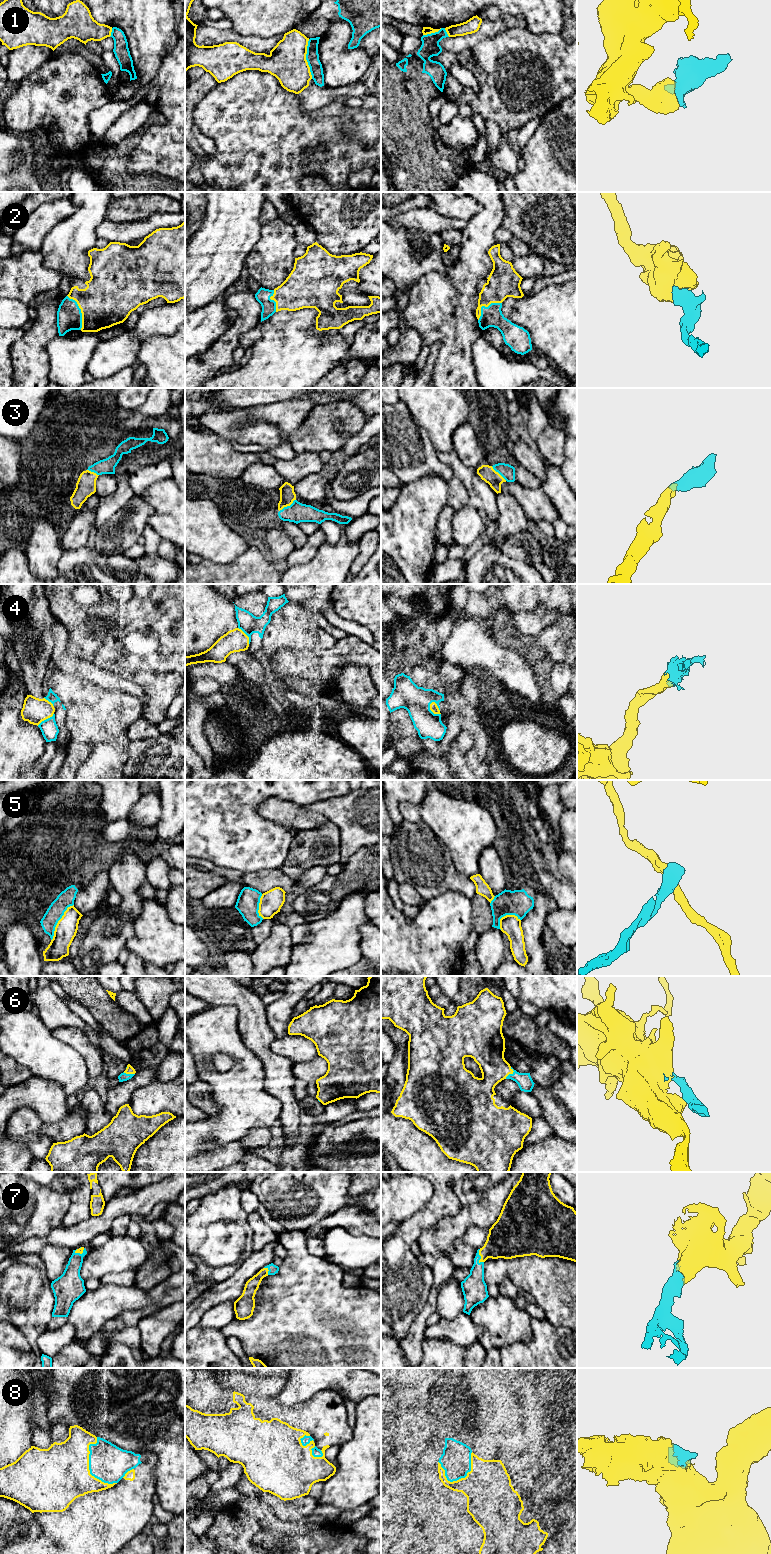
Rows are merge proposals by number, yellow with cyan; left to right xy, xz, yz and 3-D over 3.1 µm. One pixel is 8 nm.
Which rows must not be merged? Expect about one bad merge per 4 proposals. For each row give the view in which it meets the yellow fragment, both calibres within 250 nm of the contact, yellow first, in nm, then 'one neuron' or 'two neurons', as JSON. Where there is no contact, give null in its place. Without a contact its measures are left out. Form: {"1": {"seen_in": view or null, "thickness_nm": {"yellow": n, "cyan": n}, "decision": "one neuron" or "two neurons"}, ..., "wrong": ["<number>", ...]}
{"1": {"seen_in": "xz", "thickness_nm": {"yellow": 300, "cyan": 110}, "decision": "two neurons"}, "2": {"seen_in": "xy", "thickness_nm": {"yellow": 420, "cyan": 200}, "decision": "one neuron"}, "3": {"seen_in": "xz", "thickness_nm": {"yellow": 130, "cyan": 160}, "decision": "one neuron"}, "4": {"seen_in": "yz", "thickness_nm": {"yellow": 70, "cyan": 220}, "decision": "one neuron"}, "5": {"seen_in": "xy", "thickness_nm": {"yellow": 170, "cyan": 140}, "decision": "two neurons"}, "6": {"seen_in": "yz", "thickness_nm": {"yellow": 260, "cyan": 120}, "decision": "one neuron"}, "7": {"seen_in": "yz", "thickness_nm": {"yellow": 300, "cyan": 180}, "decision": "one neuron"}, "8": {"seen_in": "xy", "thickness_nm": {"yellow": 460, "cyan": 300}, "decision": "one neuron"}, "wrong": ["1", "5"]}

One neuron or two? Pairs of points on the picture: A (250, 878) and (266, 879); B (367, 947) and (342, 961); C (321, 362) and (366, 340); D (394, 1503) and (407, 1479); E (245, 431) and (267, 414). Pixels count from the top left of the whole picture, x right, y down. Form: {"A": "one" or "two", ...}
{"A": "one", "B": "two", "C": "two", "D": "one", "E": "two"}

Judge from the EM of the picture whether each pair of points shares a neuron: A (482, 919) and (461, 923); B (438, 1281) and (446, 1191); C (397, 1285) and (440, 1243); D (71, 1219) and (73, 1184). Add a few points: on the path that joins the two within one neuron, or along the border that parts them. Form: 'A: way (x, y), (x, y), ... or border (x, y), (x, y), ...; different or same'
A: border (470, 899), (472, 926), (474, 928); different
B: border (458, 1198), (455, 1214), (445, 1215), (424, 1230); different
C: border (431, 1268), (432, 1287), (430, 1292); different
D: way (76, 1210), (76, 1193); same

